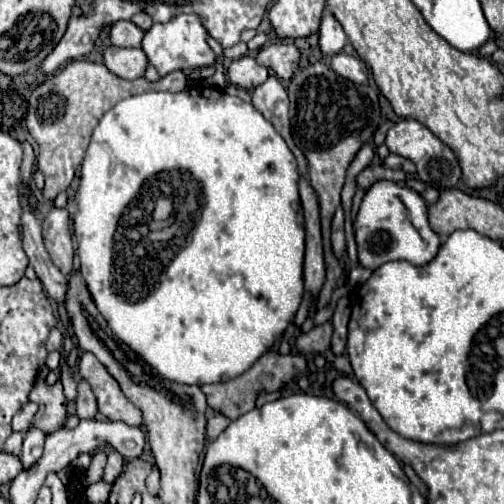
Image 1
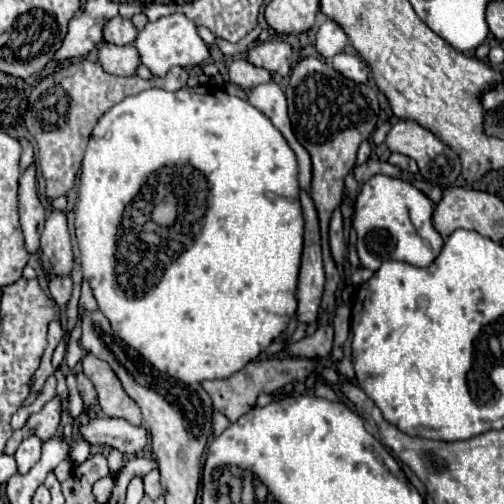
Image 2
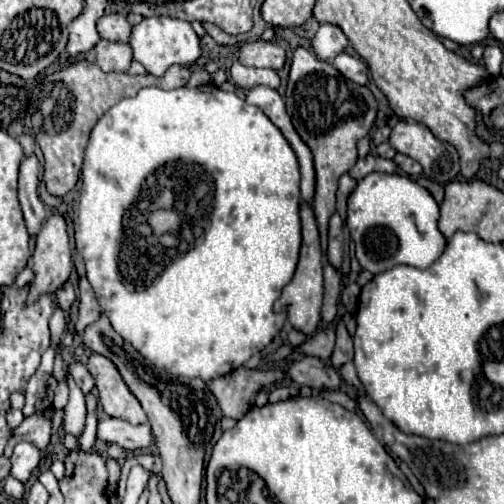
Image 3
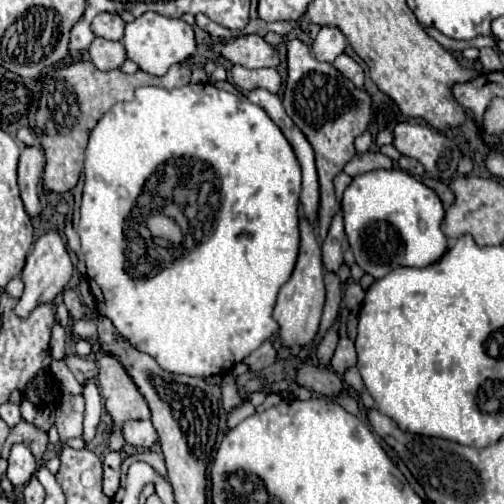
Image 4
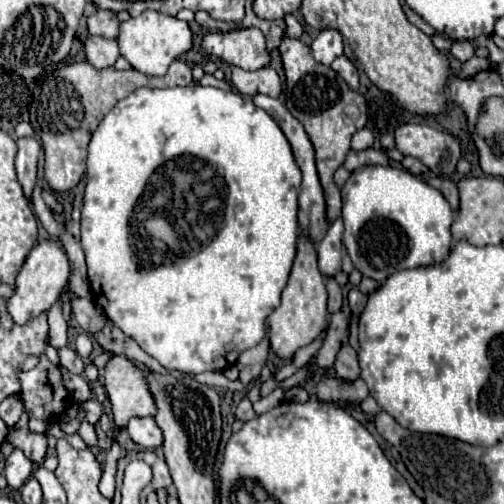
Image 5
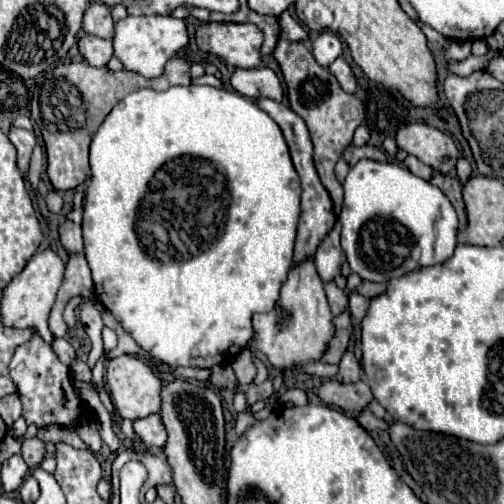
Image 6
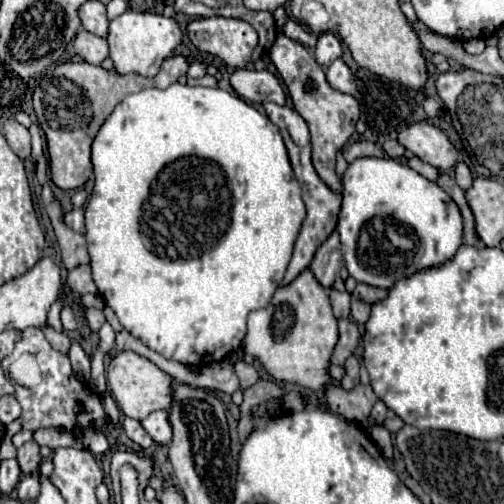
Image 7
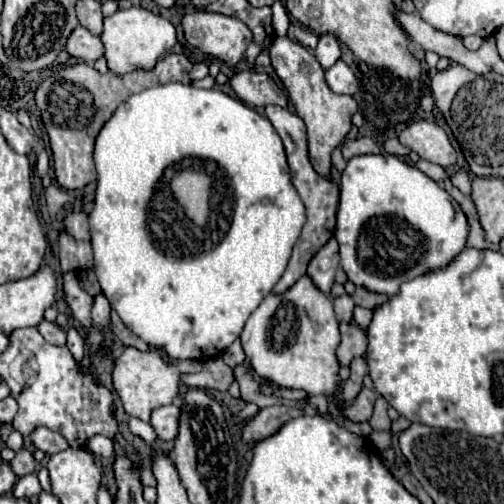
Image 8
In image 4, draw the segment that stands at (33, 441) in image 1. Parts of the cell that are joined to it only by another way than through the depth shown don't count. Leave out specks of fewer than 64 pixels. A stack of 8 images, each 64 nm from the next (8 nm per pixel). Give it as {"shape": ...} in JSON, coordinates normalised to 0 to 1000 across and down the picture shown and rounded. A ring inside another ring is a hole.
{"shape":[[[48,881],[24,885],[16,909],[16,933],[12,933],[16,952],[36,968],[48,964],[67,937],[71,937],[71,909],[63,905],[63,897]]]}

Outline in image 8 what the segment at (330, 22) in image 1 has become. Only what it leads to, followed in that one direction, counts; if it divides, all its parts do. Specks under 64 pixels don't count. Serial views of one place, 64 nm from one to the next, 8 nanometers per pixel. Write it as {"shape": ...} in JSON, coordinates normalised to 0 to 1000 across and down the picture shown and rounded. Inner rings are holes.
{"shape":[[[659,67],[635,71],[635,83],[627,91],[627,115],[643,139],[651,139],[659,127],[667,127],[667,119],[675,115],[675,91]]]}

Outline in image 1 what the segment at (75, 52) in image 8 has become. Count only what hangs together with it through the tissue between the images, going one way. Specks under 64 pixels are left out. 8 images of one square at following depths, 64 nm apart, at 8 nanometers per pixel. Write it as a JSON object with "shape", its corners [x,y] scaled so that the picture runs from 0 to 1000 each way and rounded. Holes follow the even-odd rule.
{"shape":[[[214,91],[206,99],[206,131],[250,159],[278,155],[294,131],[290,111],[278,95],[234,95],[234,91]]]}

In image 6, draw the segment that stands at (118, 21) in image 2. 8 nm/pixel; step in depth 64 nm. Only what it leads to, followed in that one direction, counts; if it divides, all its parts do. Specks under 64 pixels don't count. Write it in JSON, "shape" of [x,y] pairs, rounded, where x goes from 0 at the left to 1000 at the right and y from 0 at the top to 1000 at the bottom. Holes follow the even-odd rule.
{"shape":[[[183,4],[167,24],[167,63],[187,67],[194,75],[222,75],[226,40],[218,32],[218,16],[202,4]]]}

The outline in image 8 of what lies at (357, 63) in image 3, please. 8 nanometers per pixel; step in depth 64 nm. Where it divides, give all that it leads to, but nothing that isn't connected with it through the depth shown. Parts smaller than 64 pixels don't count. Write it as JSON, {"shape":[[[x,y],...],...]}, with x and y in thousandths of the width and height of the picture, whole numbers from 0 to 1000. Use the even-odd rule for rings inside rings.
{"shape":[[[671,119],[659,135],[647,139],[647,167],[667,187],[702,187],[710,179],[702,143],[679,119]]]}

